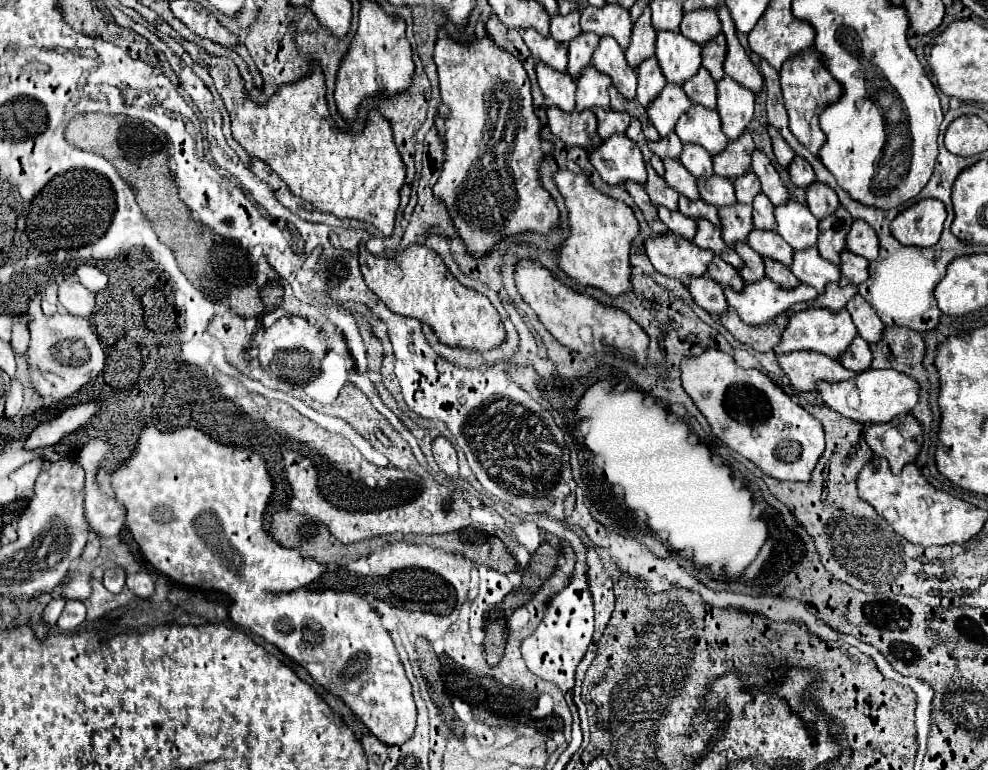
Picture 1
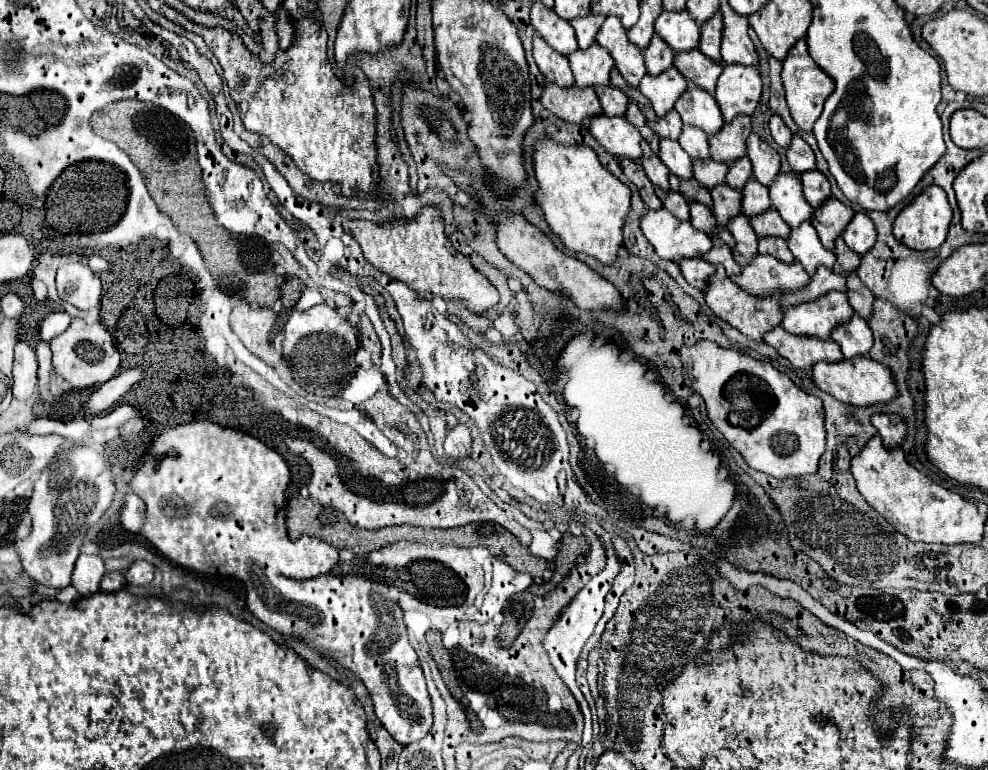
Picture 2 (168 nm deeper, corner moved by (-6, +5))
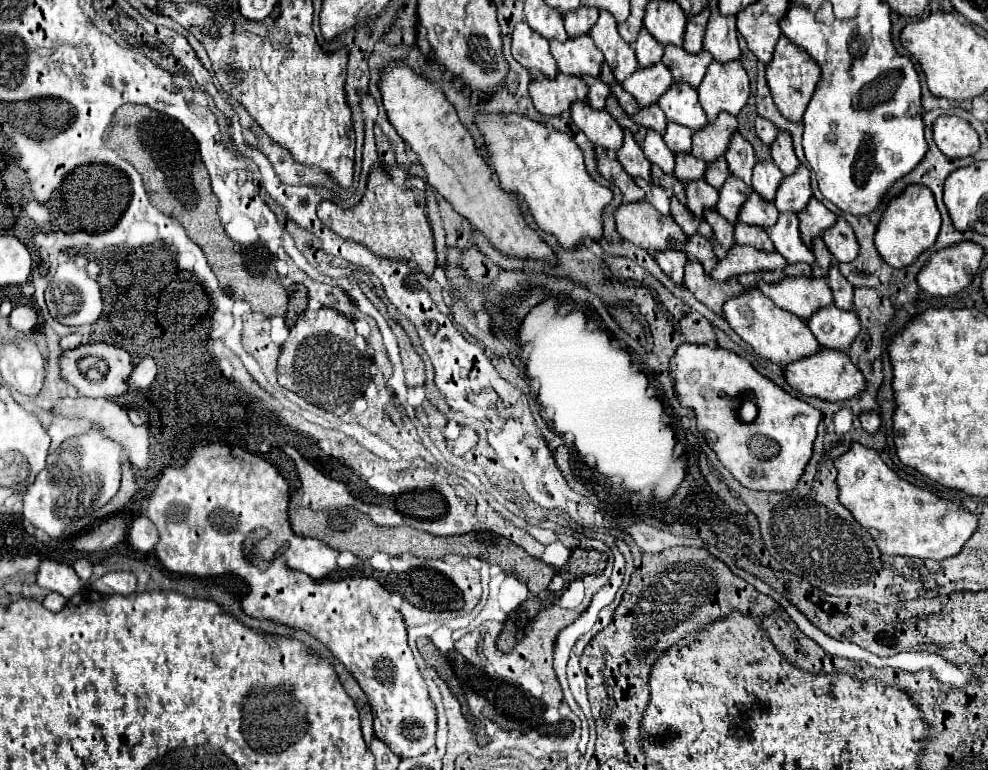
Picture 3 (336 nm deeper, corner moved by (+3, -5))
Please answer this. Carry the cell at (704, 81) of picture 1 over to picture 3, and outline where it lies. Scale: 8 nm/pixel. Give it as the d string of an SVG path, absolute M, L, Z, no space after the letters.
M668 45L664 47L662 63L672 73L672 79L676 83L688 83L690 87L698 87L706 75L708 65L712 63L712 55L708 51L692 57L692 53L684 53L682 47Z

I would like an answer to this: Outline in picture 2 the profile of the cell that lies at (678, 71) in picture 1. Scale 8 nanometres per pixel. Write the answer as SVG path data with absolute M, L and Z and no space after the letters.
M661 11L655 19L655 33L675 51L691 51L699 47L699 25L687 11Z

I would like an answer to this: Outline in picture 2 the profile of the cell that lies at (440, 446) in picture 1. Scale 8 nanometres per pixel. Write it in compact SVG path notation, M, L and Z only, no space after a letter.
M457 425L449 431L447 439L445 439L445 451L449 457L455 459L465 459L471 453L471 431L467 429L467 425Z

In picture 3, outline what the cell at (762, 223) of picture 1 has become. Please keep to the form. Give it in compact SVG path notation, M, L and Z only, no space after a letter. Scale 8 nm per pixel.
M728 177L728 181L722 185L720 193L720 201L716 205L716 211L728 219L730 223L738 221L738 213L742 209L742 205L746 203L746 199L752 195L752 187L744 185L744 181L740 181L738 177Z

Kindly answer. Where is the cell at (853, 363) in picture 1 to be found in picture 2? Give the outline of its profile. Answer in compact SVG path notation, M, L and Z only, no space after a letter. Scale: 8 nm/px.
M853 313L853 319L849 319L849 323L841 323L841 327L833 331L831 339L839 343L845 359L865 355L873 345L873 333L867 321L861 319L857 313Z

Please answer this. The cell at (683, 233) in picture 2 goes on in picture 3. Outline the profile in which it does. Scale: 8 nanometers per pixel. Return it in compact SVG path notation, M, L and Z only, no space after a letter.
M648 201L624 203L616 213L616 227L622 239L654 253L666 251L670 241L686 241L686 233L676 225L672 217L656 213Z

